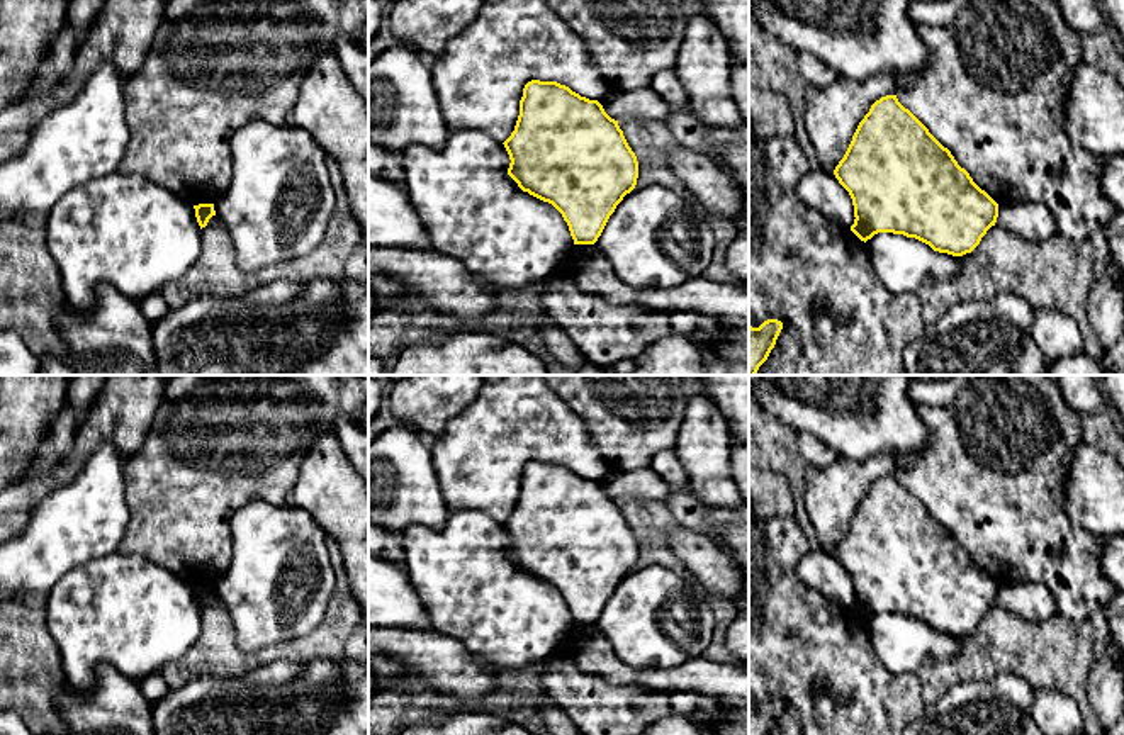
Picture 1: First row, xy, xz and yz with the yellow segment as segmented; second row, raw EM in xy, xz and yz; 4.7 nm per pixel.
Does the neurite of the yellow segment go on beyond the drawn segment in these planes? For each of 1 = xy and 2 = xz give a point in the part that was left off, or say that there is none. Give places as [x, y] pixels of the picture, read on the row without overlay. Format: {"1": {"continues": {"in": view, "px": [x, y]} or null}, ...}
{"1": {"continues": null}, "2": {"continues": null}}

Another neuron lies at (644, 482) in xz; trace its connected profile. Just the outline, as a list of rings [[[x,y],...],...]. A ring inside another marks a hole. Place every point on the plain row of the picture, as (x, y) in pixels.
[[[650,468],[615,470],[599,482],[604,492],[615,499],[667,499],[672,492],[667,484]]]

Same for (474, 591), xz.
[[[457,511],[436,531],[424,525],[409,525],[401,535],[406,570],[423,606],[430,613],[433,631],[458,640],[475,659],[496,672],[526,670],[547,660],[570,635],[574,620],[562,594],[548,582],[528,572],[508,555],[509,535],[503,523],[481,511]]]

